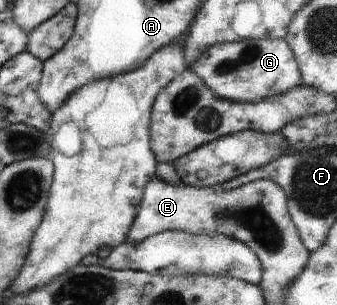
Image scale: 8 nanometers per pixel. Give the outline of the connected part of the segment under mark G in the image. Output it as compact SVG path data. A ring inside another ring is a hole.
M276 38L245 39L232 43L217 43L209 47L189 68L215 93L216 97L239 102L261 102L274 94L286 93L302 83L297 61L289 45Z

